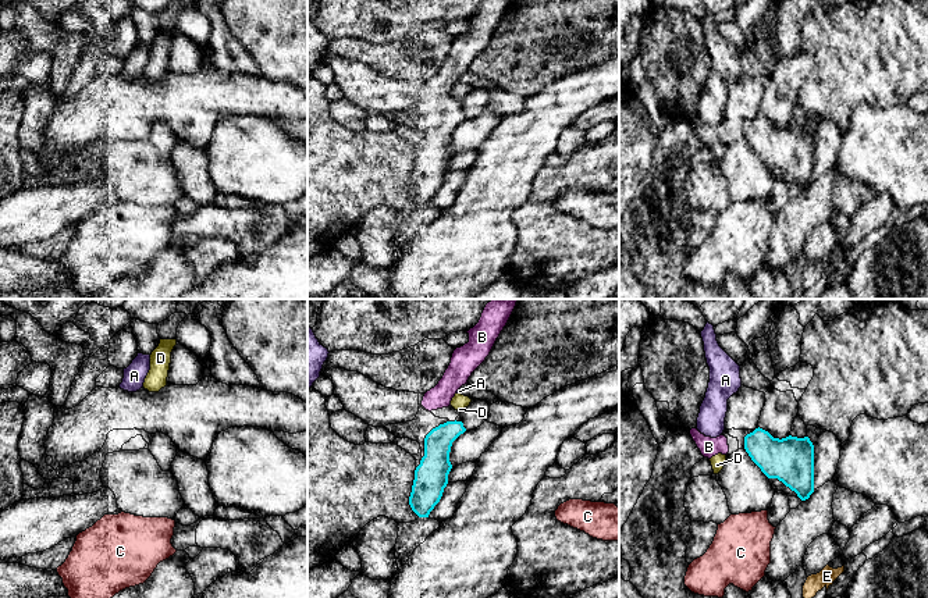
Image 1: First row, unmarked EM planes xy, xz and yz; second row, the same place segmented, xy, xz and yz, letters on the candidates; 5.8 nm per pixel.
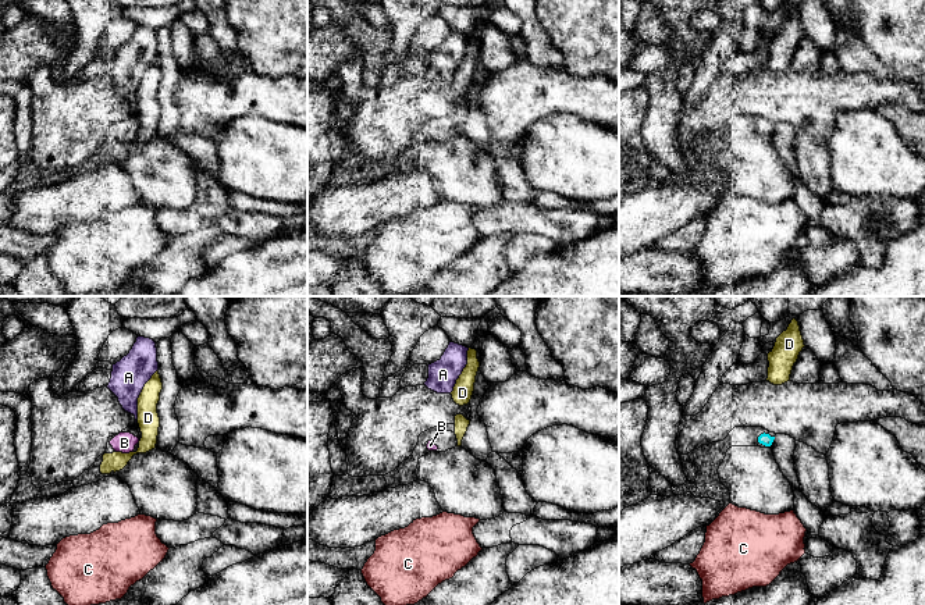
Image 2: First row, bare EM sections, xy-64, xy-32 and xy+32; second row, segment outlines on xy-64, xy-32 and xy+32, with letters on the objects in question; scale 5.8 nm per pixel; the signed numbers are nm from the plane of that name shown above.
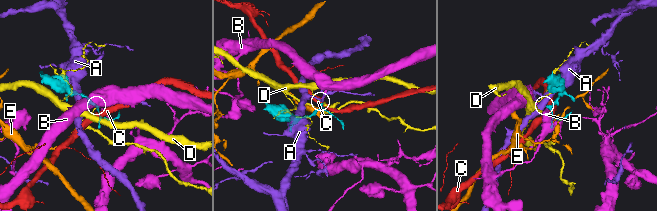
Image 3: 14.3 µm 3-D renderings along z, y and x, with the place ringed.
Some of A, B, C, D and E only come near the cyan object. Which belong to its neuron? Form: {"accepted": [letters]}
{"accepted": ["B"]}

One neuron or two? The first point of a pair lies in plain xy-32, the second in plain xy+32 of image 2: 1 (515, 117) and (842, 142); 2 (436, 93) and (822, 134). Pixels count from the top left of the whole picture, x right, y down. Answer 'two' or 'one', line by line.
1: two
2: one

